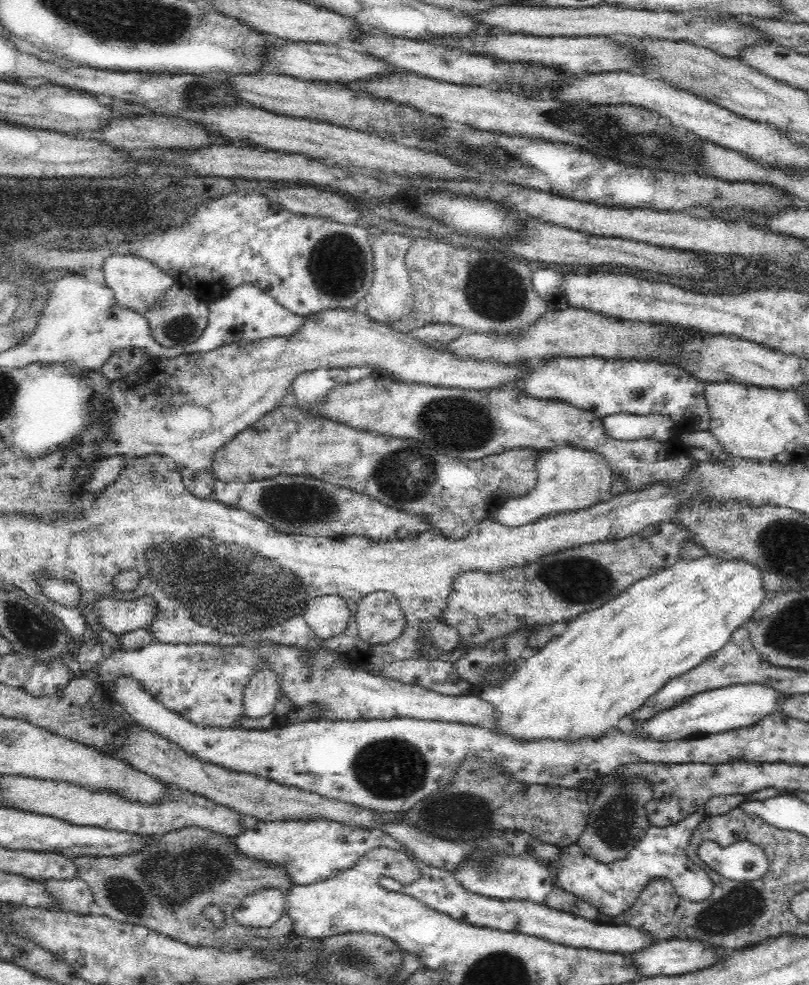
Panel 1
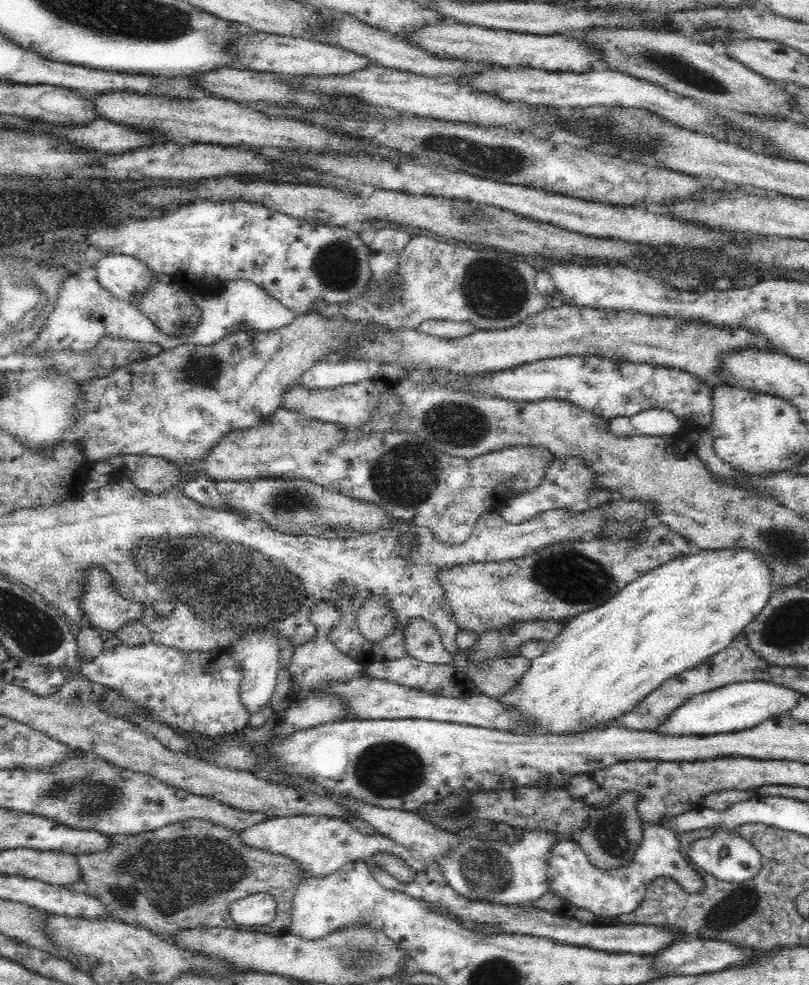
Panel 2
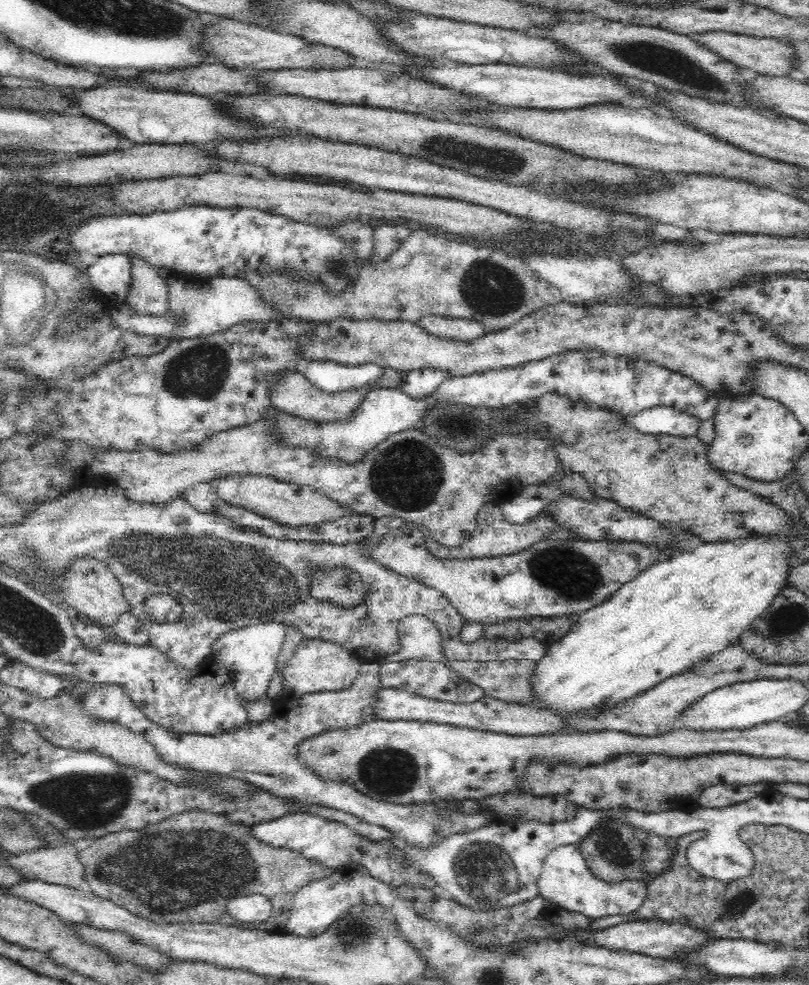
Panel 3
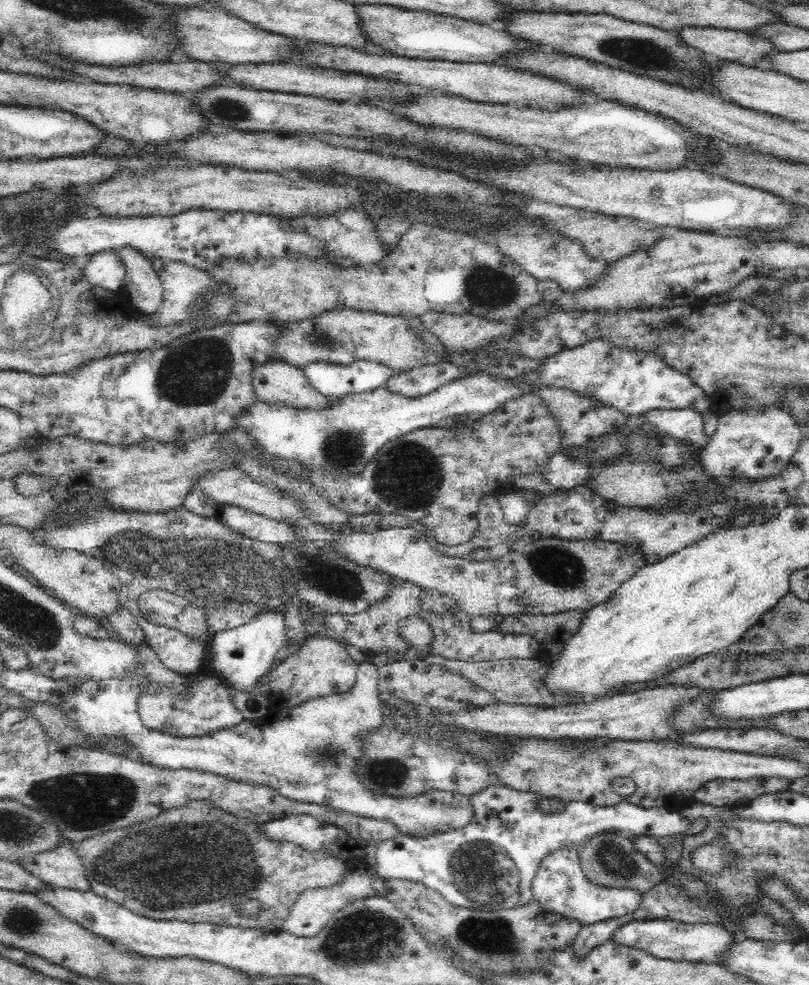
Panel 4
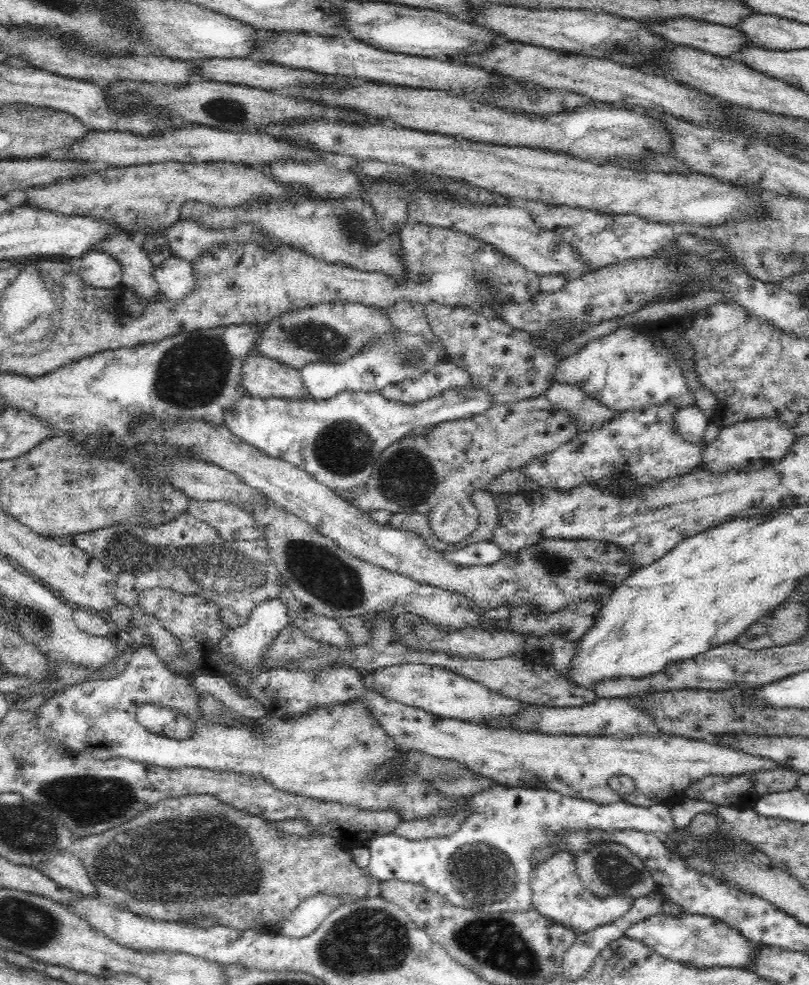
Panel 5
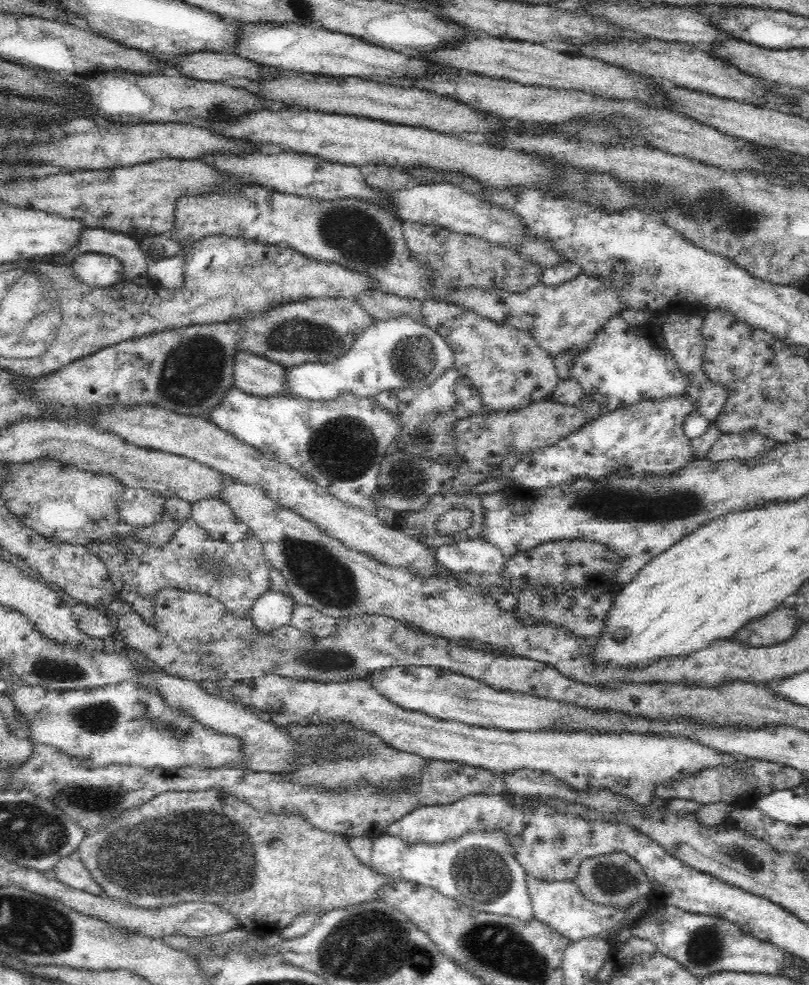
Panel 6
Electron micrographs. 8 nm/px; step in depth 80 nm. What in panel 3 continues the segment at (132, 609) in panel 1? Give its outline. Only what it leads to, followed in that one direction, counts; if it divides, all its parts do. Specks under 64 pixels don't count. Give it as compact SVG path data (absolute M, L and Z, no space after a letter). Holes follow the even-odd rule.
M93 558L76 559L67 573L55 580L55 586L59 588L61 594L58 597L66 602L66 608L94 625L113 627L122 614L132 614L132 607L123 597L120 581L105 562Z

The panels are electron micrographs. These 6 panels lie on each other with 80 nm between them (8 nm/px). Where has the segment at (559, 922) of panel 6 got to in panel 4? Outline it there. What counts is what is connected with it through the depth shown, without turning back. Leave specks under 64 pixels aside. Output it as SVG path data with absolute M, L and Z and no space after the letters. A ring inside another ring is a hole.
M572 845L556 849L544 857L533 878L532 888L533 898L546 911L579 920L583 926L629 915L639 907L643 897L643 893L635 888L606 888L602 884L594 884L588 880L582 870L578 851Z

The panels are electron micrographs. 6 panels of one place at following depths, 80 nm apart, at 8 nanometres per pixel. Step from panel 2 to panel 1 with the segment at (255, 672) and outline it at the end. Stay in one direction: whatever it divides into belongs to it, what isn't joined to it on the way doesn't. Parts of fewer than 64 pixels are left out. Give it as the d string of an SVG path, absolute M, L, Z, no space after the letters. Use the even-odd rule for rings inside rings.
M260 667L248 681L243 692L243 716L262 718L274 712L278 701L278 681L276 673Z

